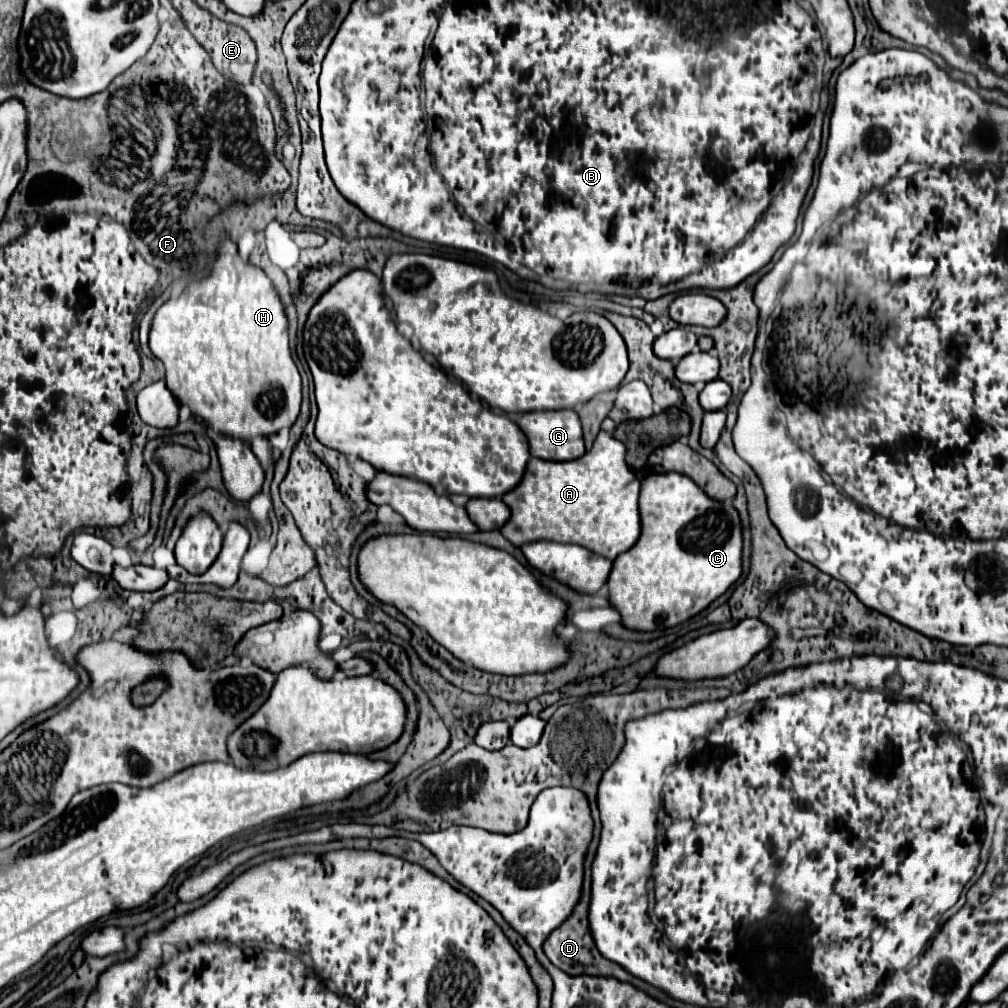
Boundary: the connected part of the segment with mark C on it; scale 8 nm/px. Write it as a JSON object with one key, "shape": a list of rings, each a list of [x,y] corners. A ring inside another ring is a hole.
{"shape":[[[667,472],[667,474],[651,474],[651,476],[643,476],[641,478],[641,498],[639,498],[639,512],[641,512],[641,536],[637,540],[637,544],[619,554],[619,558],[615,558],[613,562],[613,570],[609,574],[609,600],[611,604],[621,612],[621,622],[627,628],[633,630],[655,630],[655,628],[671,628],[677,626],[685,620],[689,620],[691,616],[699,614],[701,610],[705,610],[715,598],[719,598],[721,594],[725,594],[743,574],[743,530],[741,530],[741,516],[735,510],[733,502],[715,502],[713,498],[707,498],[707,494],[703,494],[703,490],[699,490],[699,486],[695,486],[695,482],[679,472]]]}

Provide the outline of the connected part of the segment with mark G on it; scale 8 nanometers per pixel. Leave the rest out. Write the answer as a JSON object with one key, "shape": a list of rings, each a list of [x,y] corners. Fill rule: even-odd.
{"shape":[[[547,410],[527,412],[519,418],[519,428],[527,434],[531,456],[541,460],[577,460],[585,454],[583,426],[575,410]]]}

